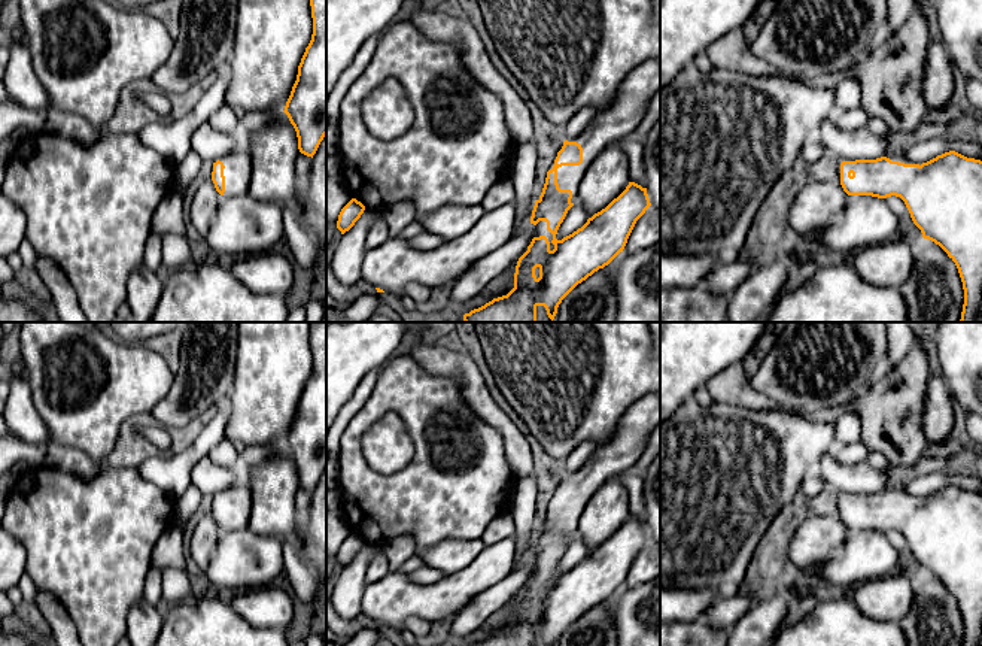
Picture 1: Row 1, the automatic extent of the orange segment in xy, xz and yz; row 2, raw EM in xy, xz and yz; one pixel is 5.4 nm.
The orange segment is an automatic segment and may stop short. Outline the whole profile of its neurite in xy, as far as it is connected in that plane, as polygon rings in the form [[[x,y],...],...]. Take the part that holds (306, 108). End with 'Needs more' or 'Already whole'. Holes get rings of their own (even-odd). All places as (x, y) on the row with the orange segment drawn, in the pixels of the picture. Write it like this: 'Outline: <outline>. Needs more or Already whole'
Outline: [[[310,0],[313,34],[285,106],[301,154],[311,157],[326,136],[326,0]]]. Already whole

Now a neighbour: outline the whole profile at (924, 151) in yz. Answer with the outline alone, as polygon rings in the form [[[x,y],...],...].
[[[930,137],[928,140],[913,145],[903,157],[915,163],[927,163],[949,151],[982,161],[981,143],[945,142],[939,137]]]

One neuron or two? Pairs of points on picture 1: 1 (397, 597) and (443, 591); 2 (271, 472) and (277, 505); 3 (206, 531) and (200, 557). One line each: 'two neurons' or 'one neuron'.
1: one neuron
2: one neuron
3: one neuron

